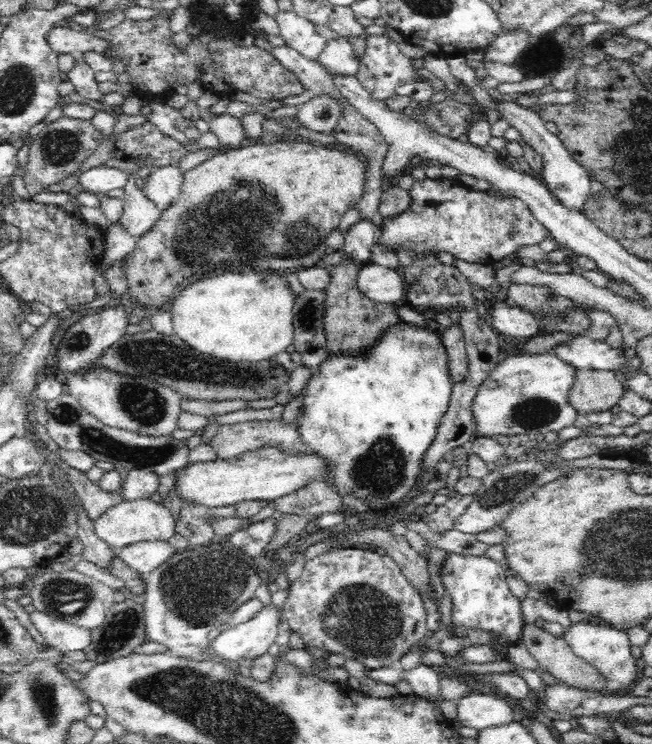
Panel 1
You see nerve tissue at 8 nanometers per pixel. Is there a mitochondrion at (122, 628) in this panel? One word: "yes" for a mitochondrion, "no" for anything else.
yes

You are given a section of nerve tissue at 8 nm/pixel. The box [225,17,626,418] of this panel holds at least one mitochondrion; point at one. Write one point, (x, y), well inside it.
(308, 318)

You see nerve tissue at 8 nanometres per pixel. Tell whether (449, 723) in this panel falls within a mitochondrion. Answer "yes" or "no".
no

